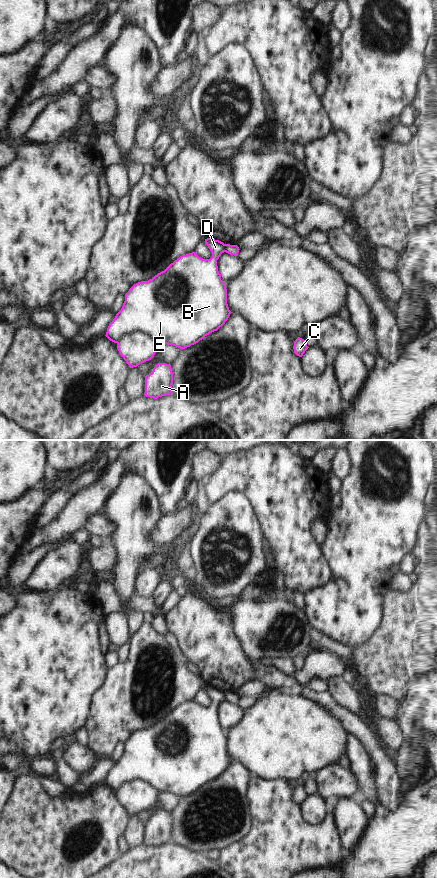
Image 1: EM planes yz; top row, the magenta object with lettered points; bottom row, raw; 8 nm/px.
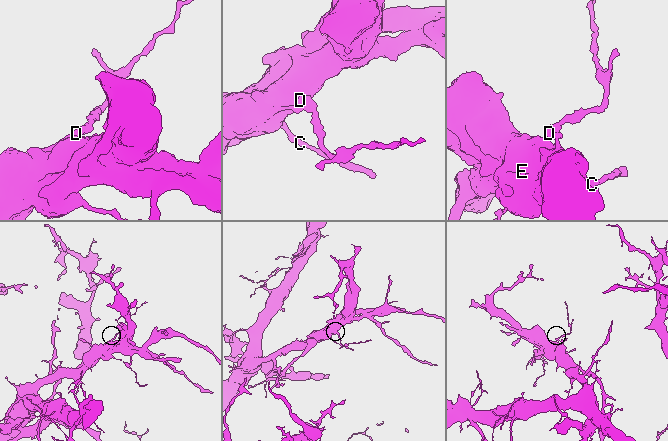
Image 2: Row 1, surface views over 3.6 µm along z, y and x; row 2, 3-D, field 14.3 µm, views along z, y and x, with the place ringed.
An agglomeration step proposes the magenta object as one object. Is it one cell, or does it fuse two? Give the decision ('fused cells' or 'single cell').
fused cells

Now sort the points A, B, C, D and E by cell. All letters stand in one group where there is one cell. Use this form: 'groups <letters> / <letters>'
groups A / B C D E

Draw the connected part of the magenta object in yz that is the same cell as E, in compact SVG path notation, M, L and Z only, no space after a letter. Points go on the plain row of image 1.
M212 686L205 687L205 691L212 701L210 707L203 707L195 700L182 703L152 727L134 732L125 742L123 754L109 772L105 784L118 791L124 783L140 780L151 784L158 791L185 797L222 775L232 761L227 752L226 732L221 728L217 714L226 692Z

